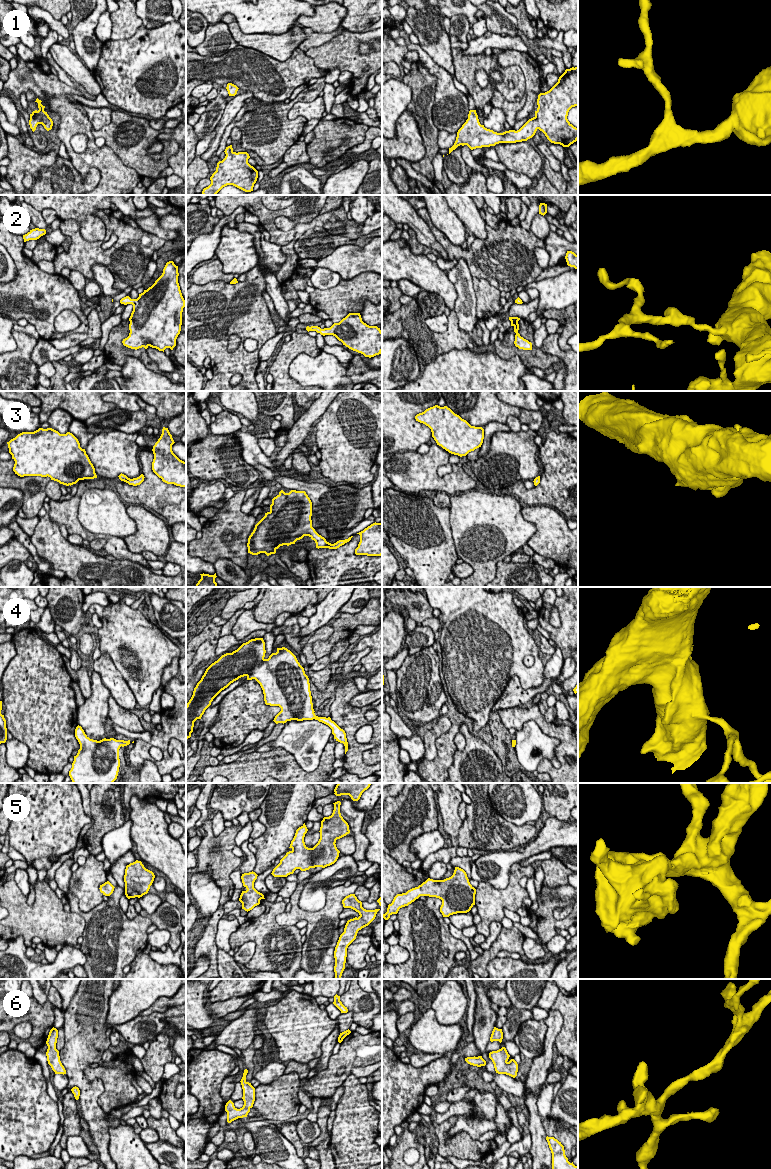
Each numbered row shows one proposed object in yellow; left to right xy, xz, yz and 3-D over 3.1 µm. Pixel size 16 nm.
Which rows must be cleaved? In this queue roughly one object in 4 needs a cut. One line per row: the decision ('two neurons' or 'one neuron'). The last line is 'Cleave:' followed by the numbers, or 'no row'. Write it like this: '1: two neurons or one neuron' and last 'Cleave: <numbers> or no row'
1: one neuron
2: one neuron
3: one neuron
4: one neuron
5: one neuron
6: one neuron
Cleave: no row

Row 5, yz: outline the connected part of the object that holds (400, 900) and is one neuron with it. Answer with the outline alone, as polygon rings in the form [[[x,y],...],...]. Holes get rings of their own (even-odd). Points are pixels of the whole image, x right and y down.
[[[455,867],[453,875],[449,878],[444,880],[428,878],[418,887],[412,888],[406,893],[397,894],[382,917],[388,920],[392,914],[397,914],[400,908],[408,906],[420,896],[441,899],[440,912],[443,917],[467,913],[475,905],[475,894],[476,889],[470,884],[466,872]]]

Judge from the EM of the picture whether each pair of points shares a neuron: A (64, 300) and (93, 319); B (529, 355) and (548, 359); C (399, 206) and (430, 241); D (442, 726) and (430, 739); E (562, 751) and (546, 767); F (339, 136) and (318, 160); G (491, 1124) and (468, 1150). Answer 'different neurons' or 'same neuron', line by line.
A: different neurons
B: same neuron
C: same neuron
D: same neuron
E: same neuron
F: same neuron
G: different neurons

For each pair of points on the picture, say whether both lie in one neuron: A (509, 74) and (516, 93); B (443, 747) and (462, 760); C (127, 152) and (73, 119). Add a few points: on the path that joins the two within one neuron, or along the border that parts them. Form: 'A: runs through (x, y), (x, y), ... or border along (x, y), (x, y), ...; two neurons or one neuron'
A: runs through (514, 79), (517, 82), (517, 88); one neuron
B: border along (456, 749), (453, 755), (453, 762), (447, 772); two neurons
C: border along (92, 127), (92, 135), (95, 138); two neurons

